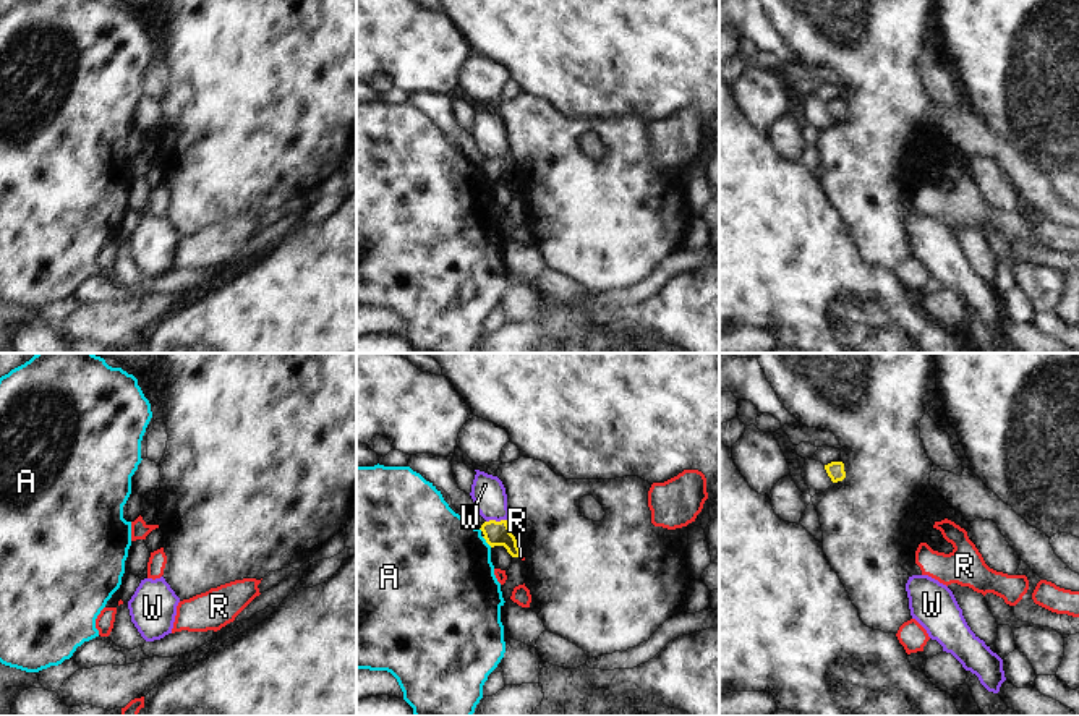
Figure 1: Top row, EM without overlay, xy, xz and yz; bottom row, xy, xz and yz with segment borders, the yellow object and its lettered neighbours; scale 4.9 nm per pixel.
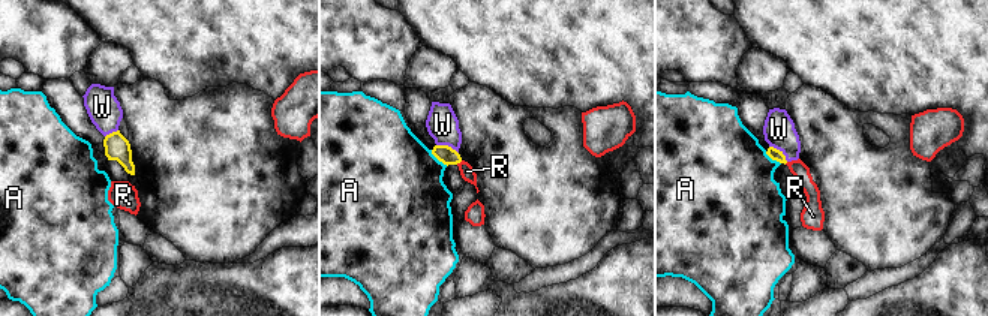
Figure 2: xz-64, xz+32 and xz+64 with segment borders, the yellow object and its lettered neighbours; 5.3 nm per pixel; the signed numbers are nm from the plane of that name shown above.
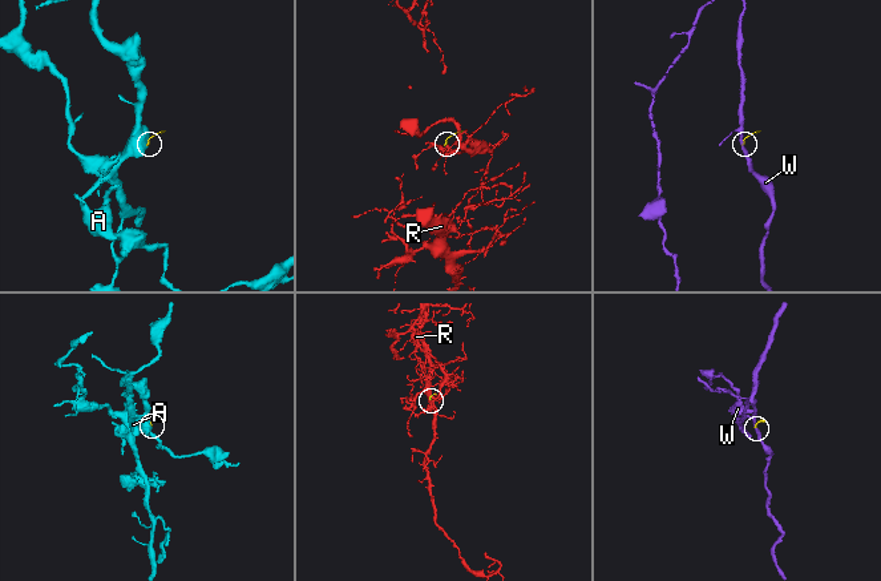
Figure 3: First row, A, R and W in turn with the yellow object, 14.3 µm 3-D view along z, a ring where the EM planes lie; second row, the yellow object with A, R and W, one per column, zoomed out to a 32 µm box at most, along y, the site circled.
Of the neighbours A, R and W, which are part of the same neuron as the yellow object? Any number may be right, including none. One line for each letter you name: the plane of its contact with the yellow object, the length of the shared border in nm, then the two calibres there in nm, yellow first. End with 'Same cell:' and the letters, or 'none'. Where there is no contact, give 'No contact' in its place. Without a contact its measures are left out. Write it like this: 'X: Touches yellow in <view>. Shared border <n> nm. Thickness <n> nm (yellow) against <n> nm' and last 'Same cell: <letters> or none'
Same cell: none.

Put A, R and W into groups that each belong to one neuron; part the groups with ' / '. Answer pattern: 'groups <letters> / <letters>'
groups A / R / W

